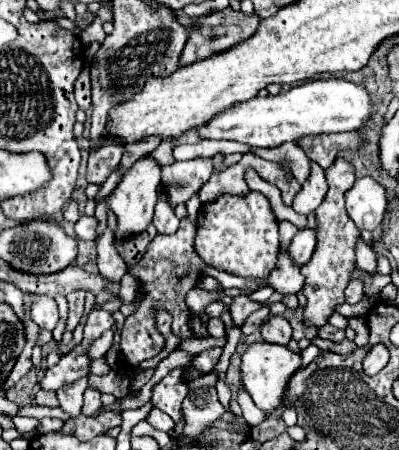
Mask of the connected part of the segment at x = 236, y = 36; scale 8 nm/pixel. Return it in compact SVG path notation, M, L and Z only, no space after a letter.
M232 8L208 14L200 20L202 28L198 28L198 32L190 32L180 64L192 64L194 60L204 60L214 52L222 52L250 38L260 24L258 16L246 16Z

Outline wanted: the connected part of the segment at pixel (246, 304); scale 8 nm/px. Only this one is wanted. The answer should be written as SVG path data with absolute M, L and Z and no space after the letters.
M236 296L230 304L230 316L232 316L232 322L234 326L242 326L242 320L246 320L252 312L256 312L260 308L258 302L252 302L248 296Z

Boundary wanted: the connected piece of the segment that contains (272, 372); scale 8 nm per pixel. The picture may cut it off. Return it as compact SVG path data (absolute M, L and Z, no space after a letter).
M256 342L242 356L242 384L244 384L246 392L252 396L254 404L262 412L270 414L270 412L274 412L276 408L282 406L288 382L290 382L292 374L300 368L300 364L302 364L300 354L290 352L286 346L268 344L268 342Z

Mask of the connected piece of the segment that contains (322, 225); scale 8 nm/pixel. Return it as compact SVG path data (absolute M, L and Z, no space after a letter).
M336 158L336 162L326 170L326 180L328 180L328 194L324 202L316 210L316 250L312 258L302 266L304 274L304 296L306 296L306 308L304 308L304 324L310 328L322 328L328 318L334 314L336 306L344 302L344 288L350 282L352 270L356 266L356 240L360 236L360 230L356 224L346 216L344 208L344 194L352 188L356 182L356 170L354 166L344 160Z

